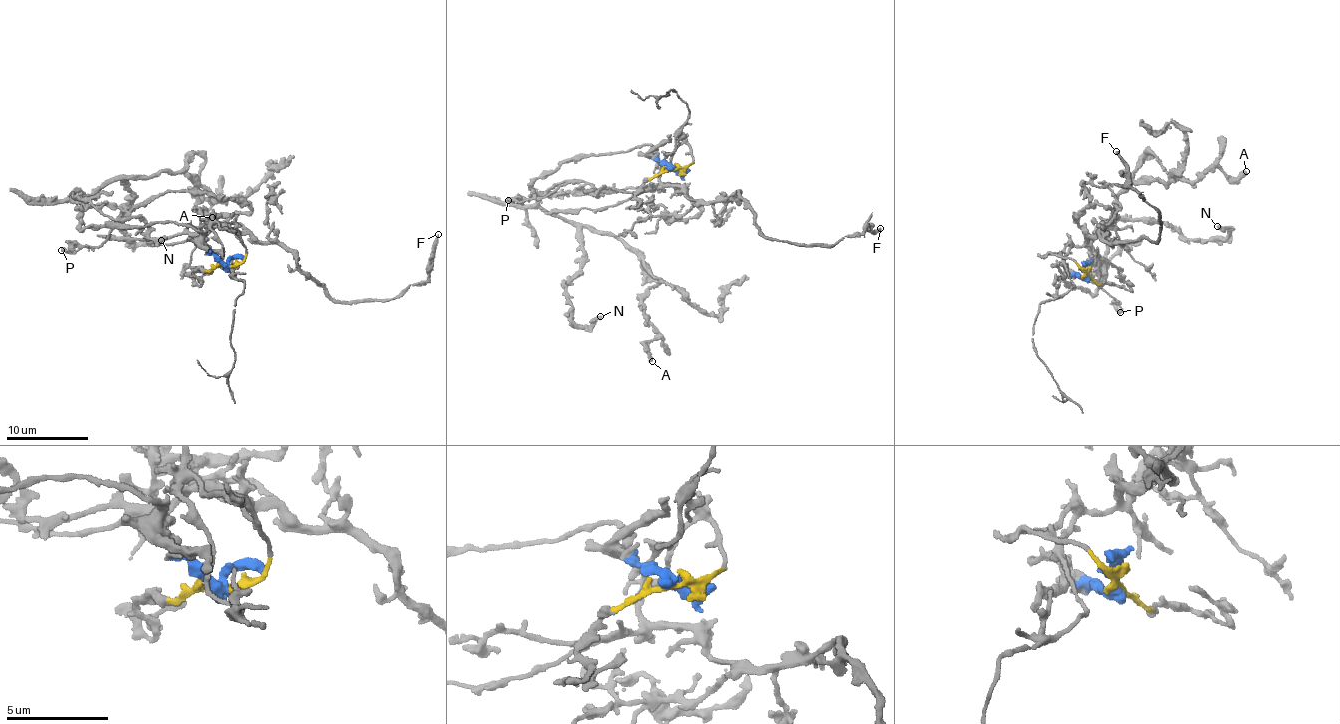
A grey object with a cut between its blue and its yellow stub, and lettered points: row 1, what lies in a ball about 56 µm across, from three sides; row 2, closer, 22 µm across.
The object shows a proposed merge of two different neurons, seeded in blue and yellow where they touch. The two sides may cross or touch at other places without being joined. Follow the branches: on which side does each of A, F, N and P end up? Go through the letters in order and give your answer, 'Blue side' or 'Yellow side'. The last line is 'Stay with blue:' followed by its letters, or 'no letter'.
A: Blue side
F: Yellow side
N: Blue side
P: Yellow side
Stay with blue: A, N

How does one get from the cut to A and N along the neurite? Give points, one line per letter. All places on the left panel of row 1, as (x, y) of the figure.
A: (227, 264), (194, 226), (84, 229), (79, 213), (113, 181), (196, 154), (193, 185), (213, 218)
N: (227, 264), (194, 226), (84, 229), (79, 213), (122, 179), (134, 200), (120, 223), (132, 244), (162, 240)

